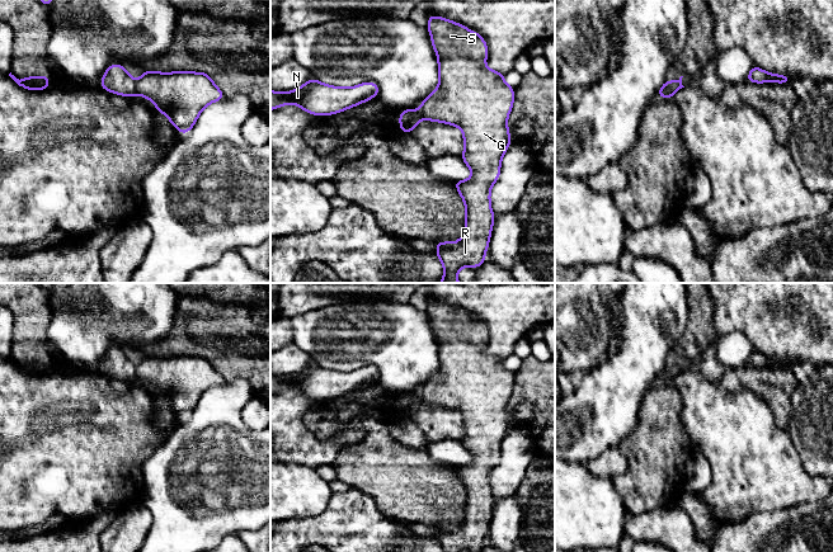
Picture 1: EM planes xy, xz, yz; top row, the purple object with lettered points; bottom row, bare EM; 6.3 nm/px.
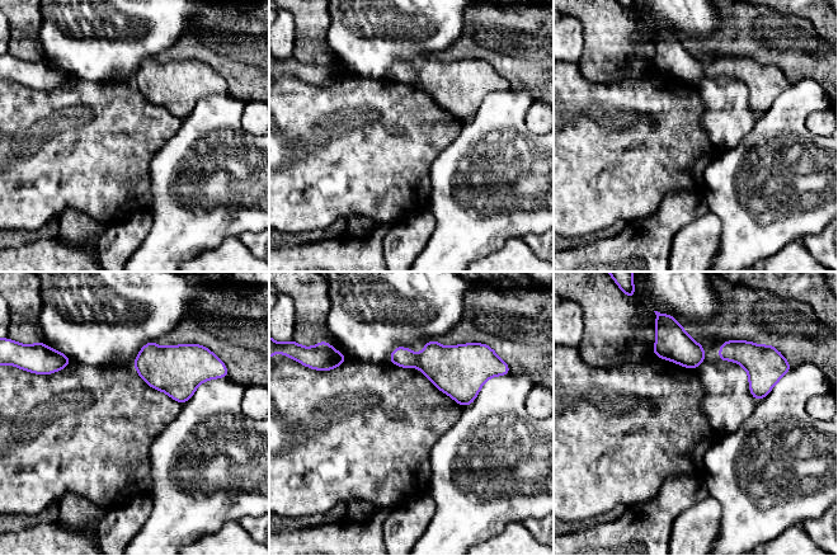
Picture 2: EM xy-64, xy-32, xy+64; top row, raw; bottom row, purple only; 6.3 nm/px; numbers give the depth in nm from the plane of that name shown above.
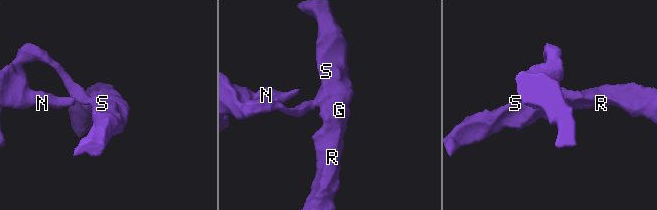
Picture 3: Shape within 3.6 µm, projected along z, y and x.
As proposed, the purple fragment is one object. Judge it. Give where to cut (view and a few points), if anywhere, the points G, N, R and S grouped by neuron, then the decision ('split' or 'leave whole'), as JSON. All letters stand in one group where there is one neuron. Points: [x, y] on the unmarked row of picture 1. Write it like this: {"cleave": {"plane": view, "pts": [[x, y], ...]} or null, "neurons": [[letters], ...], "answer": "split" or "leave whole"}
{"cleave": {"plane": "xy", "pts": [[135, 367], [137, 377]]}, "neurons": [["G", "R", "S"], ["N"]], "answer": "split"}

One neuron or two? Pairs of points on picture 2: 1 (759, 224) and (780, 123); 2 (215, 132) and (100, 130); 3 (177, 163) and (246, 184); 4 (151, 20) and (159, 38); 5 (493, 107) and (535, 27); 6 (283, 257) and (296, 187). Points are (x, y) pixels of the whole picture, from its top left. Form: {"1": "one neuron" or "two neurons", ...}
{"1": "one neuron", "2": "two neurons", "3": "one neuron", "4": "one neuron", "5": "two neurons", "6": "two neurons"}

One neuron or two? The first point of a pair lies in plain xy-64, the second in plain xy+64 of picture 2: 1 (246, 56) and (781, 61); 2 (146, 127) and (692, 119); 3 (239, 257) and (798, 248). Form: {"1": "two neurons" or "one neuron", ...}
{"1": "one neuron", "2": "one neuron", "3": "one neuron"}

